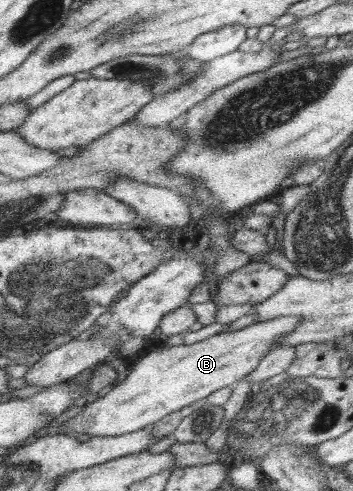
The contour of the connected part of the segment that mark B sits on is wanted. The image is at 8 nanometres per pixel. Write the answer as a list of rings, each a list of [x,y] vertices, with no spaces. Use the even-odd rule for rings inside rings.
[[[280,316],[268,321],[254,322],[254,324],[240,330],[220,332],[191,345],[164,345],[157,350],[151,351],[145,357],[142,357],[140,361],[137,361],[136,365],[130,364],[130,374],[123,381],[115,383],[102,394],[90,398],[88,402],[82,405],[81,412],[78,412],[74,418],[64,420],[59,434],[72,436],[66,433],[67,429],[70,428],[76,433],[85,433],[91,437],[114,437],[152,426],[165,415],[192,405],[195,401],[207,398],[217,389],[232,386],[235,382],[244,378],[245,375],[252,373],[258,367],[260,360],[271,349],[278,346],[279,341],[289,331],[294,331],[300,325],[299,321],[301,319],[296,316]]]

